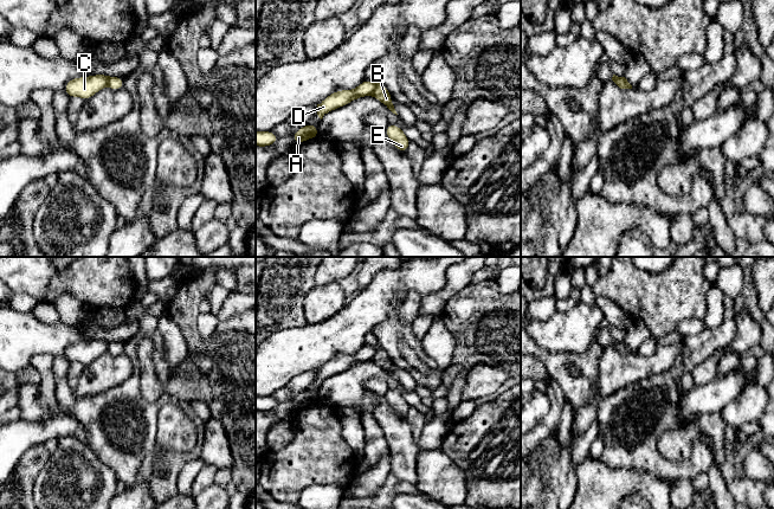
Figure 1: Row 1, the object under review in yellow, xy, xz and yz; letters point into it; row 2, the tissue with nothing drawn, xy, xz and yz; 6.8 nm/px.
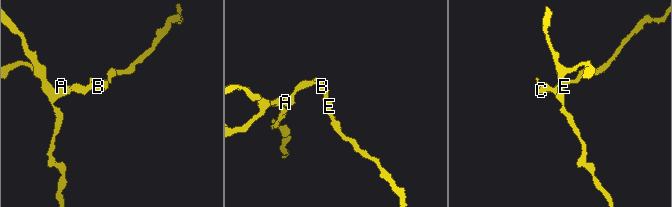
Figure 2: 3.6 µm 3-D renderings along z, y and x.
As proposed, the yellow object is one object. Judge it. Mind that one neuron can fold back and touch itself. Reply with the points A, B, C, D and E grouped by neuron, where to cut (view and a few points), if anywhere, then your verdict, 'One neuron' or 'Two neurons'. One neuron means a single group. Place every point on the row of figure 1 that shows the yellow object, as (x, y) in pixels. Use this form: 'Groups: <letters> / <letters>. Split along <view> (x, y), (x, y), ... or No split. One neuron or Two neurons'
Groups: A C D / B E. Split along xz (376, 83), (372, 94). Two neurons

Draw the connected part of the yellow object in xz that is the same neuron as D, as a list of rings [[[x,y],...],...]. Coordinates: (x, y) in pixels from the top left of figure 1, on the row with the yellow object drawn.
[[[365,79],[353,90],[338,90],[325,97],[317,104],[317,115],[322,120],[325,114],[365,96],[370,96],[375,90],[375,82]]]

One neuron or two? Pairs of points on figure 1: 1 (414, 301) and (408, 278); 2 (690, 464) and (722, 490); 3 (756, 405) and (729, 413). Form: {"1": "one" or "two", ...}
{"1": "two", "2": "two", "3": "one"}

